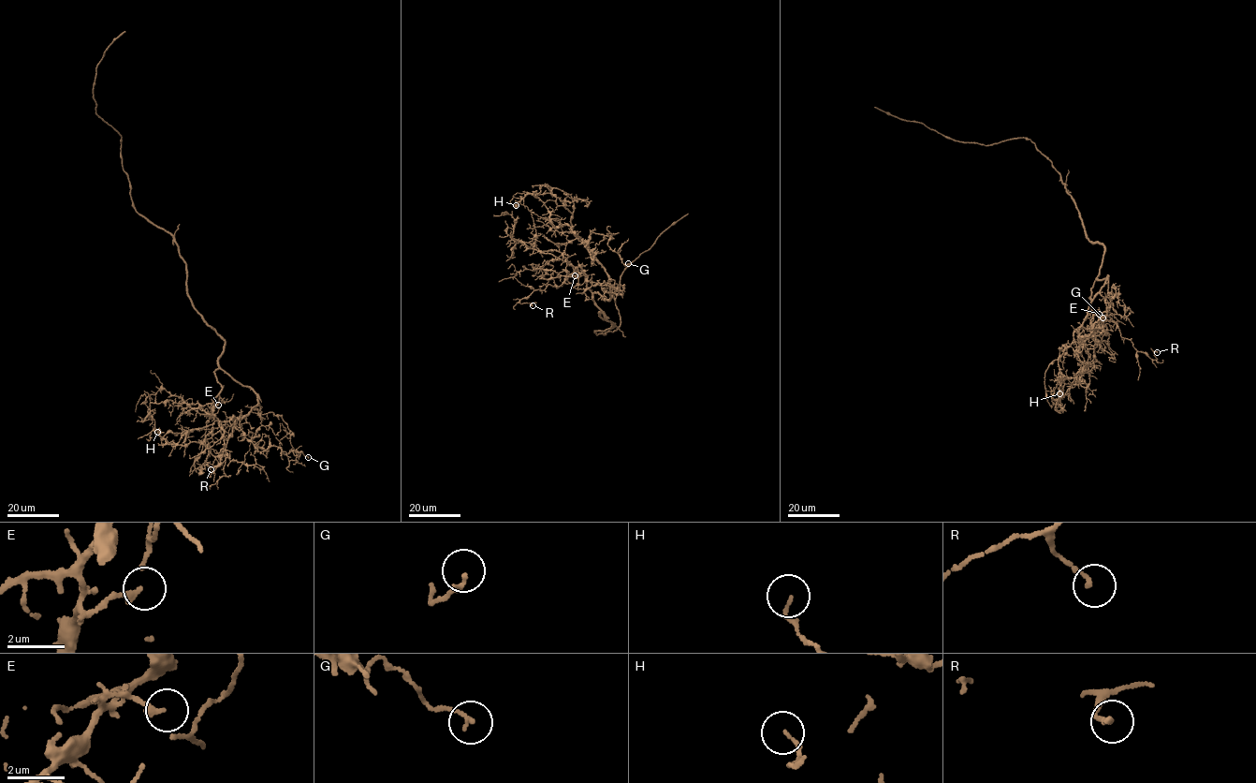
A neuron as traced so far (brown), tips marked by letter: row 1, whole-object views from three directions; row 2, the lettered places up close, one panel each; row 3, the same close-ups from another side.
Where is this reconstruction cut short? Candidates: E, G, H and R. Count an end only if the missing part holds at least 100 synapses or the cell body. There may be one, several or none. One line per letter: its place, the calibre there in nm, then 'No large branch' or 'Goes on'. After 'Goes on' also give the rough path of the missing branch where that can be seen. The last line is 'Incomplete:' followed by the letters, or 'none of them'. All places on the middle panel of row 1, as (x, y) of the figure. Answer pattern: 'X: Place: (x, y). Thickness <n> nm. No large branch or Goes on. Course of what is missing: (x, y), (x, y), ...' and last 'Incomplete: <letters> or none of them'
E: Place: (575, 275). Thickness 160 nm. No large branch
G: Place: (628, 263). Thickness 130 nm. No large branch
H: Place: (516, 205). Thickness 100 nm. No large branch
R: Place: (533, 305). Thickness 150 nm. No large branch
Incomplete: none of them

